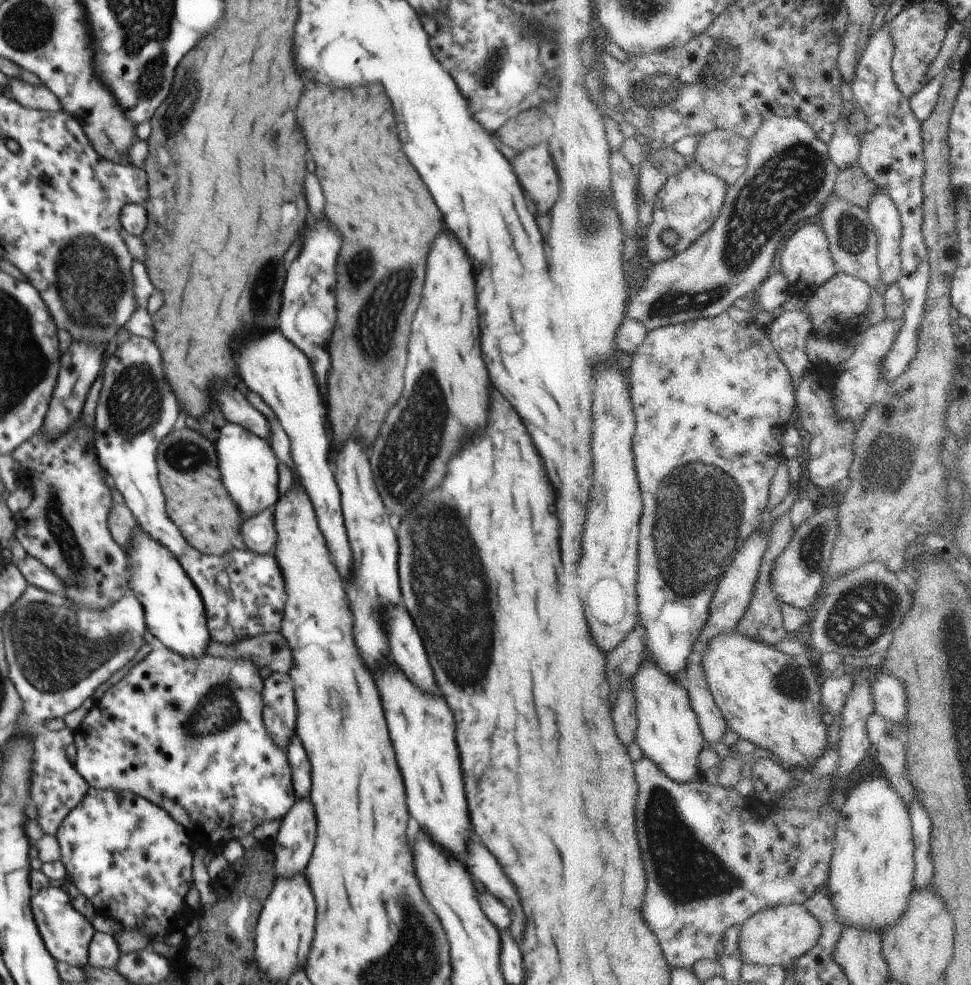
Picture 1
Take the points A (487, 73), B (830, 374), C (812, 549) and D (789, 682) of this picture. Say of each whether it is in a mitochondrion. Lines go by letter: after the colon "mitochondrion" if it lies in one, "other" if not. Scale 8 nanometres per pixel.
A: mitochondrion
B: other
C: mitochondrion
D: mitochondrion

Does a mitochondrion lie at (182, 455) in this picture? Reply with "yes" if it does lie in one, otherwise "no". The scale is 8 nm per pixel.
yes

